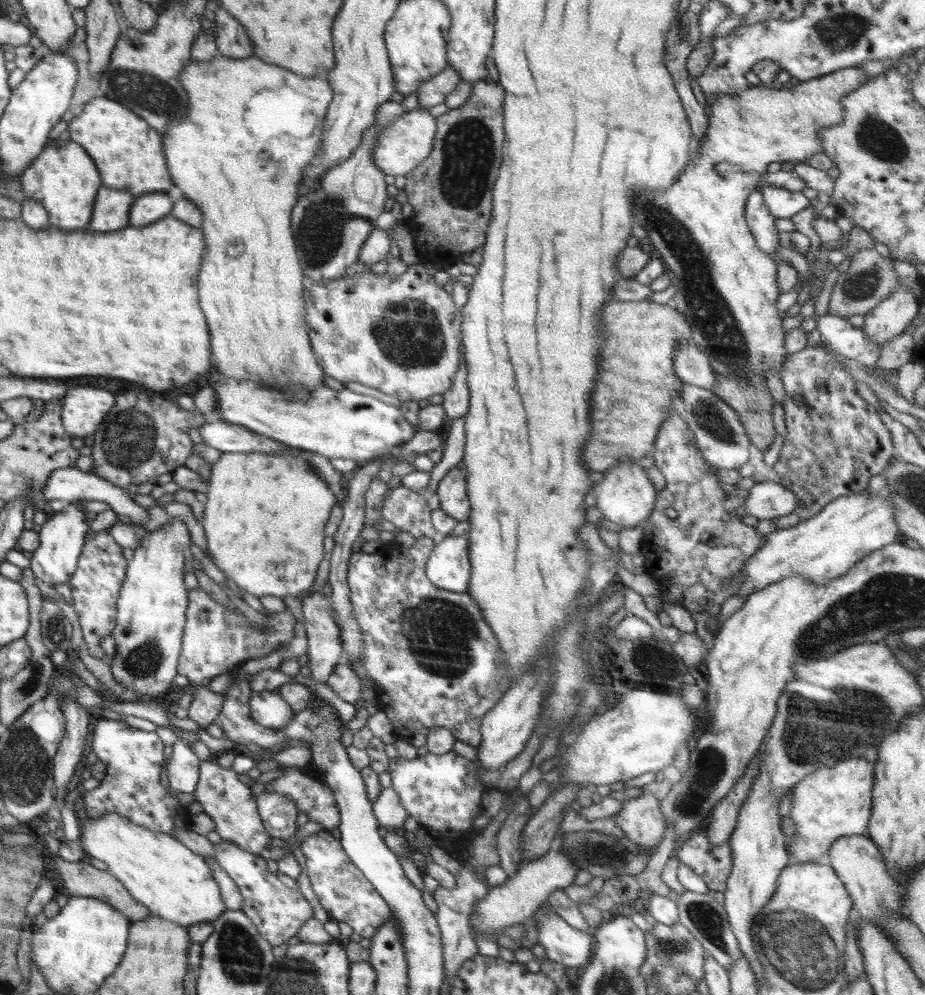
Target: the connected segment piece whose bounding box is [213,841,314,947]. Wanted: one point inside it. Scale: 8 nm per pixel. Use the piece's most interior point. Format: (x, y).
(277, 911)

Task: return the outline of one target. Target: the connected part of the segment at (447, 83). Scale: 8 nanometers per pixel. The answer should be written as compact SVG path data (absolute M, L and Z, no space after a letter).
M447 64L444 70L424 81L418 88L419 108L428 111L433 106L442 104L459 82L458 72L452 68L451 64Z

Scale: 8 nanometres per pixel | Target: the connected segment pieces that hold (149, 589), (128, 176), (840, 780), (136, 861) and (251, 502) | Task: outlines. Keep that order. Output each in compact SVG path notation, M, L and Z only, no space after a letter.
M168 517L168 525L146 535L140 547L133 550L128 561L126 578L122 582L118 600L116 600L117 622L111 636L116 641L114 656L105 656L116 683L130 691L138 693L138 700L154 700L168 691L177 674L178 660L182 649L182 640L186 623L188 592L184 583L184 559L189 552L191 542L190 529L182 517Z
M107 96L93 97L84 105L82 113L68 123L64 138L90 152L106 188L129 191L138 198L146 194L168 193L174 186L166 167L161 135L122 102Z
M854 758L840 762L832 767L822 767L802 778L792 788L792 807L790 820L796 826L796 837L785 839L788 852L788 864L804 864L814 862L830 850L830 846L838 838L862 836L868 830L868 823L872 813L872 785L874 785L874 767L872 762L863 758Z
M104 813L102 817L86 817L79 821L81 846L88 854L88 858L98 858L105 862L107 871L124 884L124 888L133 900L149 908L152 915L189 928L190 925L202 921L216 922L216 919L226 911L221 900L218 882L212 878L212 870L204 862L204 857L192 852L182 842L172 838L171 834L157 833L138 826L120 813Z
M242 451L222 453L219 460L212 464L206 496L208 501L205 503L202 520L206 545L208 545L208 551L210 551L216 567L222 571L224 576L227 574L234 580L240 590L244 589L258 598L266 595L279 596L281 598L284 598L286 595L302 597L309 593L314 580L316 580L318 566L320 566L322 559L326 557L324 554L325 550L323 549L324 529L326 528L328 517L330 517L330 511L337 505L337 500L334 493L330 491L328 483L318 476L318 473L314 471L314 467L304 457L300 457L298 453L290 453L290 451L280 451L280 453L243 453Z

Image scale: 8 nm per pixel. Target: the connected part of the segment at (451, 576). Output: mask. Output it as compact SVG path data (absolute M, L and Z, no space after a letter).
M447 536L434 544L425 564L425 575L432 584L444 590L468 590L471 577L468 536Z

